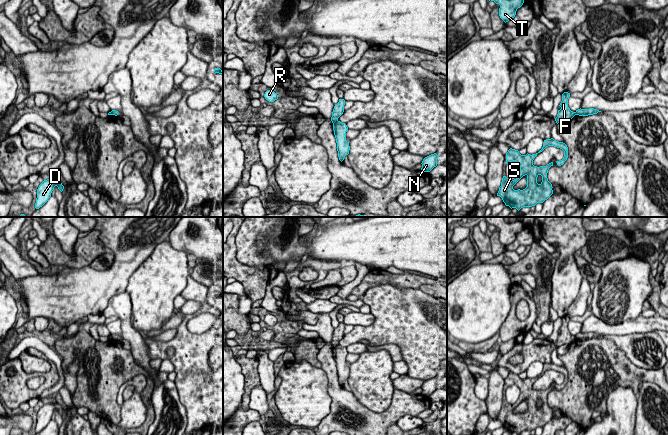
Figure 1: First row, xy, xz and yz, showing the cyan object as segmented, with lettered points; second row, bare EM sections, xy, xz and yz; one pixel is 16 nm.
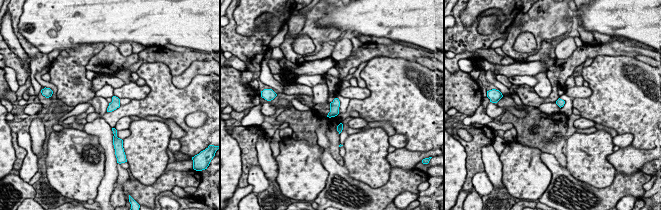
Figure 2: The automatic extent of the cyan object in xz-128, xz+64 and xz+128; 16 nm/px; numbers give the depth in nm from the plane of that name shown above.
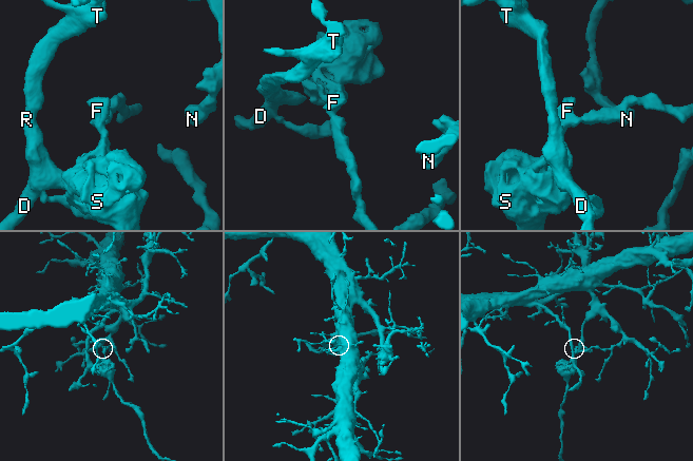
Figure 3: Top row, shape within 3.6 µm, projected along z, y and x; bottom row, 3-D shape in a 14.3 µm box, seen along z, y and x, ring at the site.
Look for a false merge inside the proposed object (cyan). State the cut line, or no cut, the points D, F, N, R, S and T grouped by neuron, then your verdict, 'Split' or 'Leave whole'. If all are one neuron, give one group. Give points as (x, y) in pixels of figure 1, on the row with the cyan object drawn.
Split along xz (337, 120), (333, 124). Groups: D N R T / F S. Split

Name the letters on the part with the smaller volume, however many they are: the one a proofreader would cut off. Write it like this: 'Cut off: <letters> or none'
Cut off: F, S

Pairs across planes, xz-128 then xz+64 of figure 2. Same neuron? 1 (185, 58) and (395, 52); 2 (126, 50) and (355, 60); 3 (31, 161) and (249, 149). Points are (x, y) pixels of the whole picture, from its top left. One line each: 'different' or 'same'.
1: same
2: different
3: different

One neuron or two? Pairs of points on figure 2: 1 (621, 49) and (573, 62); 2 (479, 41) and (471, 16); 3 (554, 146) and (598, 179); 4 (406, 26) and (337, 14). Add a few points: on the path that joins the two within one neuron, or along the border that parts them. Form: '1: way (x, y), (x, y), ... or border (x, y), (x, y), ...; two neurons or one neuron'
1: way (609, 49), (585, 51); one neuron
2: border (463, 10), (460, 14), (460, 20), (467, 30); two neurons
3: border (565, 155), (566, 166); two neurons
4: way (389, 16), (354, 16); one neuron

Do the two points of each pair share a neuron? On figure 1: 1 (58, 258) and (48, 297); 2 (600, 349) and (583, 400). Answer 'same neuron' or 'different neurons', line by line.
1: different neurons
2: same neuron

